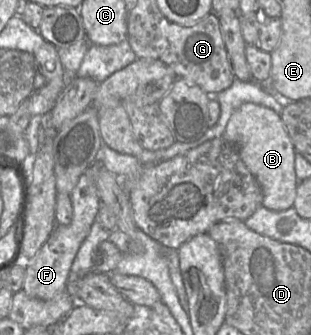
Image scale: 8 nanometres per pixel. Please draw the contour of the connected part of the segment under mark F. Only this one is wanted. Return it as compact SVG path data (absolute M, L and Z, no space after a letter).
M91 166L81 175L72 190L70 199L73 207L72 220L68 225L56 225L46 242L30 261L26 261L22 290L26 295L50 300L66 291L67 281L74 258L87 237L101 206L97 188L91 177Z

